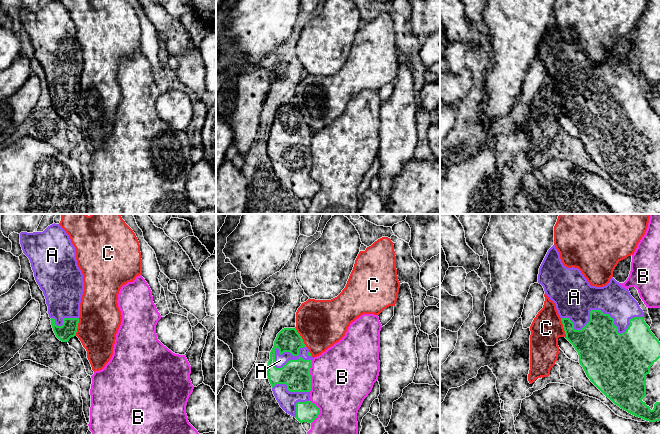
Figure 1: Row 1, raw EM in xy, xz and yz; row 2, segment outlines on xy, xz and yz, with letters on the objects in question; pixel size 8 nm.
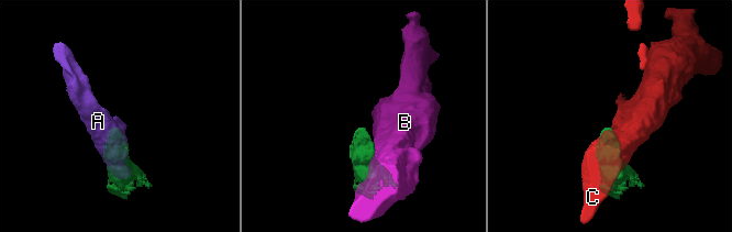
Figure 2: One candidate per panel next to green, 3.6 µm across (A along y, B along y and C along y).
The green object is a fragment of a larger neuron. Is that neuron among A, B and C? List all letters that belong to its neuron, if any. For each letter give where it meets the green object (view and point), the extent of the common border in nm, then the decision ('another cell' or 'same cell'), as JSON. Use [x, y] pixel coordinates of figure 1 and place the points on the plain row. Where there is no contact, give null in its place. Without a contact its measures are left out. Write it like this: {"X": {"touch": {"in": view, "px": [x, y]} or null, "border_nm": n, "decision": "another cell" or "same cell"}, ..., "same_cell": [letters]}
{"A": {"touch": {"in": "yz", "px": [602, 88]}, "border_nm": 650, "decision": "same cell"}, "B": {"touch": {"in": "xz", "px": [310, 152]}, "border_nm": 260, "decision": "another cell"}, "C": {"touch": {"in": "yz", "px": [563, 103]}, "border_nm": 170, "decision": "another cell"}, "same_cell": ["A"]}

